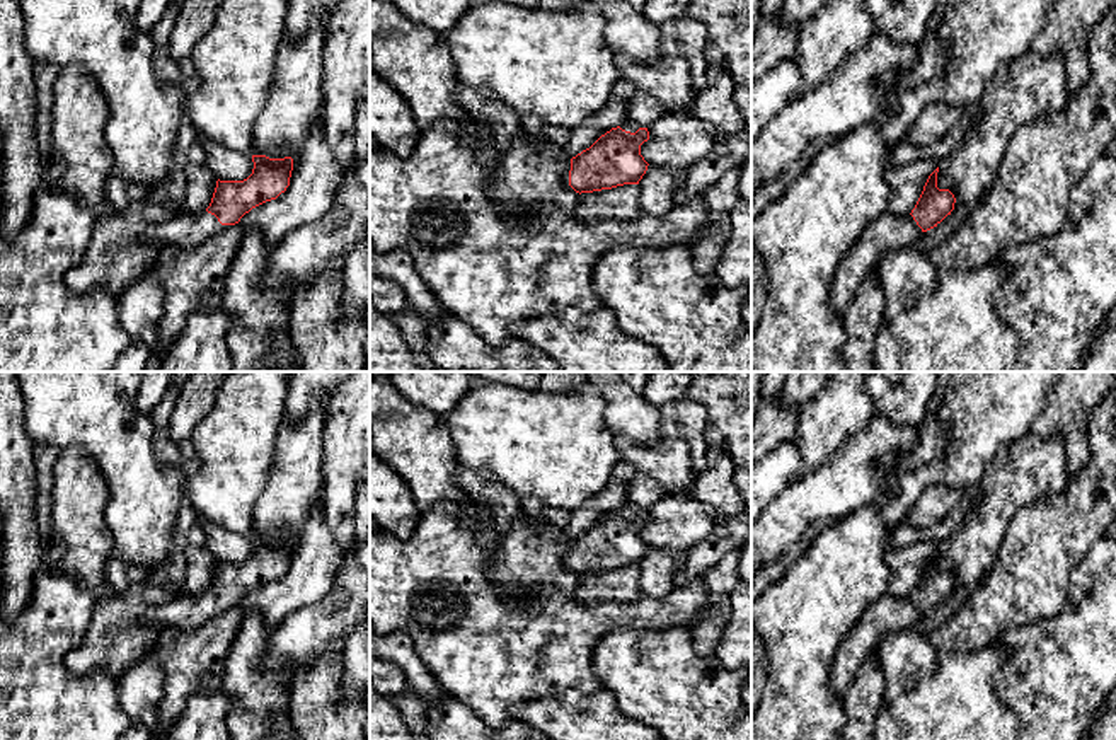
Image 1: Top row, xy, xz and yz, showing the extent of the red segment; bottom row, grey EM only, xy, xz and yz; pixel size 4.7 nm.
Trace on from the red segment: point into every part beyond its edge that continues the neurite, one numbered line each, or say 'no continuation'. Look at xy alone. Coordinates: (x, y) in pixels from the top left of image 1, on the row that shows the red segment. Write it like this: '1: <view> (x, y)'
1: xy (184, 231)

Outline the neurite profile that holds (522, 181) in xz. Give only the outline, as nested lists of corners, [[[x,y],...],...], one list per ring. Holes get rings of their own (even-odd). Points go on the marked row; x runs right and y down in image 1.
[[[550,142],[540,150],[511,147],[491,160],[487,186],[506,220],[520,220],[545,205],[579,213],[579,193],[569,186],[571,157]]]

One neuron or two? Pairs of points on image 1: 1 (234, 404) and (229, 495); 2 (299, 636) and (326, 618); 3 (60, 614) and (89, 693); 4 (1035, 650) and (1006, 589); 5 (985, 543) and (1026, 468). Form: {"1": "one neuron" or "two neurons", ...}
{"1": "one neuron", "2": "one neuron", "3": "one neuron", "4": "two neurons", "5": "one neuron"}

